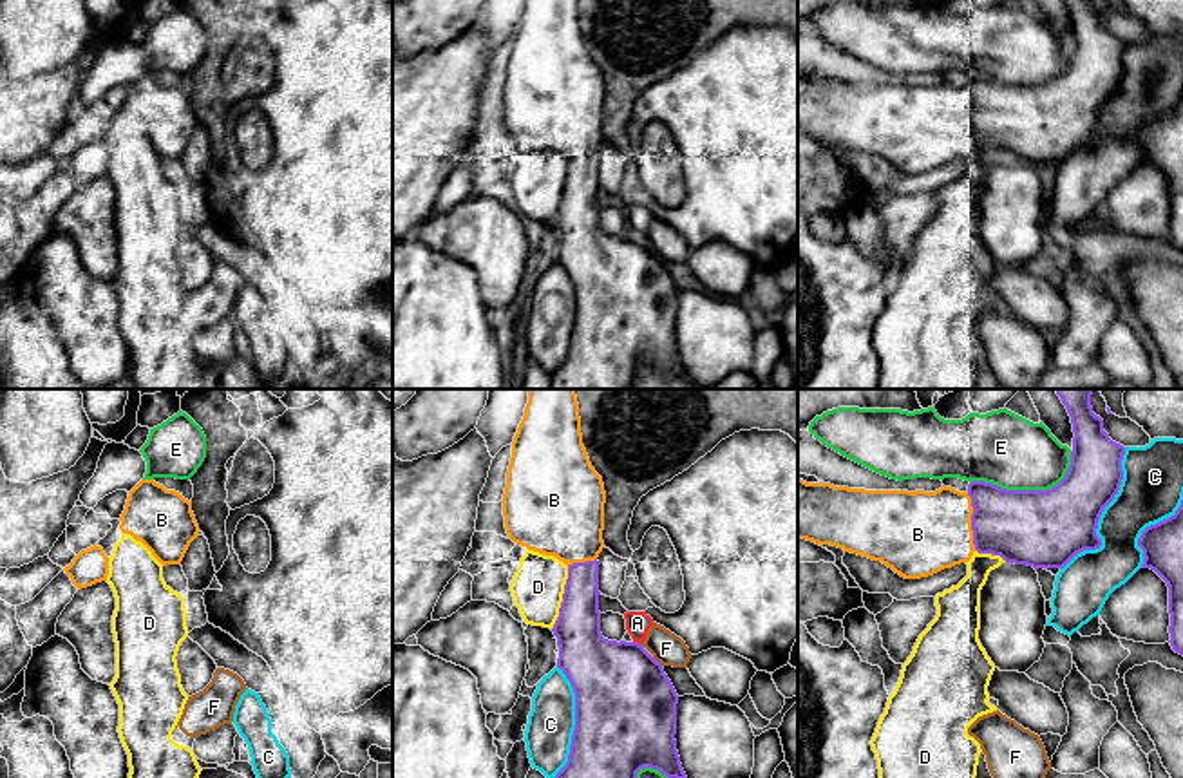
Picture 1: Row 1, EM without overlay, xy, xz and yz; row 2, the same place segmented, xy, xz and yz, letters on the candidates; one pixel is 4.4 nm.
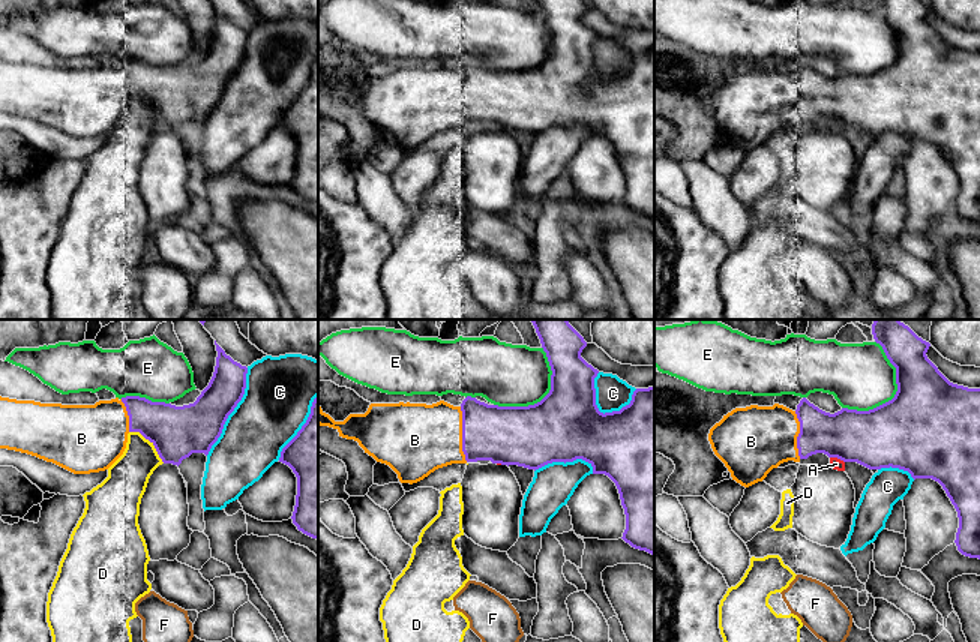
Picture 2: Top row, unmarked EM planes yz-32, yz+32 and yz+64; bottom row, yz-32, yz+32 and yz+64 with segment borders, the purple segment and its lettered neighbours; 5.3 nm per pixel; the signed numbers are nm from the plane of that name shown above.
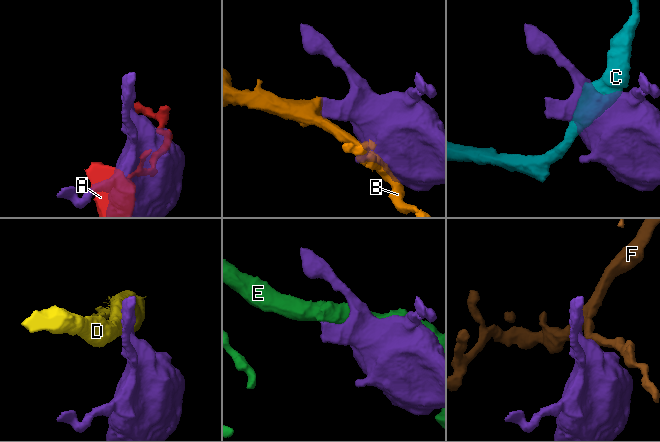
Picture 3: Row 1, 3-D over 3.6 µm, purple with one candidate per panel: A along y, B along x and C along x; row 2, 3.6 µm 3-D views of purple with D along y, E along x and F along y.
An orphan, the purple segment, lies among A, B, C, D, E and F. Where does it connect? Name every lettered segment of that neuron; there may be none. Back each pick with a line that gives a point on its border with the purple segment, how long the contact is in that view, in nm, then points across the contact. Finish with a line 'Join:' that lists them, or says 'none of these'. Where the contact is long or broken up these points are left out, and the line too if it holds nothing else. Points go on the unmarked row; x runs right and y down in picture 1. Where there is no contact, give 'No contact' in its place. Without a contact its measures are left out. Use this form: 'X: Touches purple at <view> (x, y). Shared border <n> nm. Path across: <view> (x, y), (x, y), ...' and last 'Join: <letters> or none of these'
B: Touches purple at yz (972, 116). Shared border 260 nm
Join: B

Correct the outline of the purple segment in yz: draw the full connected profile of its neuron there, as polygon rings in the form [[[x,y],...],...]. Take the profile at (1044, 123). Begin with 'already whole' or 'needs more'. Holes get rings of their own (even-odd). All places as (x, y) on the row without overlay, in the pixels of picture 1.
needs more; [[[1065,0],[1065,4],[1074,27],[1071,60],[1065,72],[1049,85],[1006,85],[986,76],[971,76],[966,87],[944,80],[935,87],[865,85],[807,78],[798,72],[798,134],[838,141],[881,156],[904,174],[928,172],[944,163],[968,157],[975,145],[1035,165],[1064,163],[1076,148],[1102,141],[1102,134],[1096,130],[1098,116],[1120,85],[1125,49],[1125,42],[1112,36],[1103,25],[1103,14],[1093,7],[1091,0]]]

